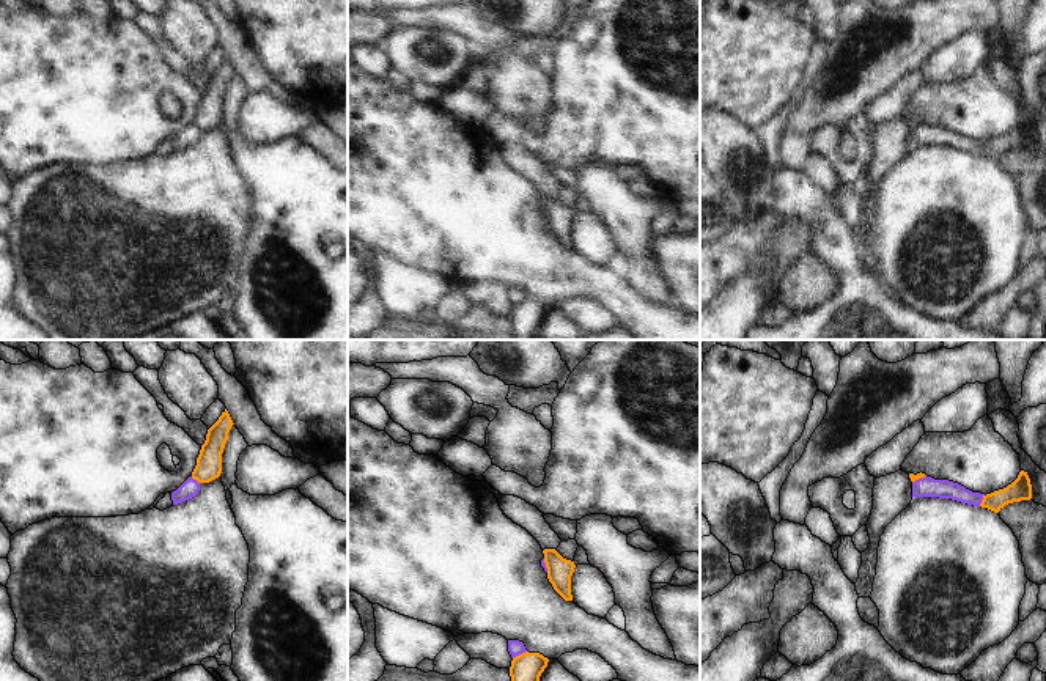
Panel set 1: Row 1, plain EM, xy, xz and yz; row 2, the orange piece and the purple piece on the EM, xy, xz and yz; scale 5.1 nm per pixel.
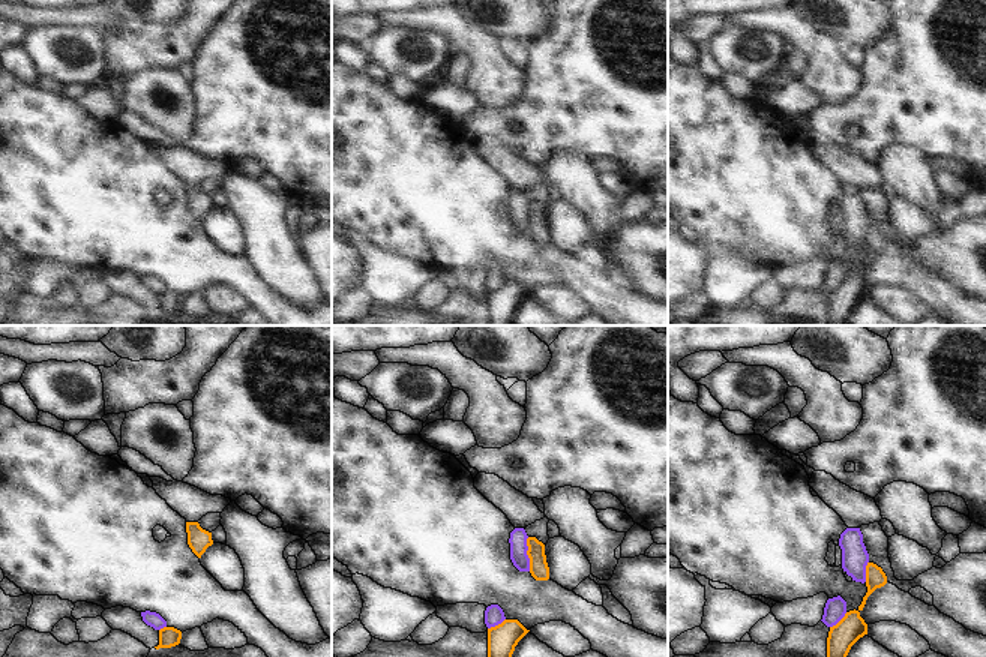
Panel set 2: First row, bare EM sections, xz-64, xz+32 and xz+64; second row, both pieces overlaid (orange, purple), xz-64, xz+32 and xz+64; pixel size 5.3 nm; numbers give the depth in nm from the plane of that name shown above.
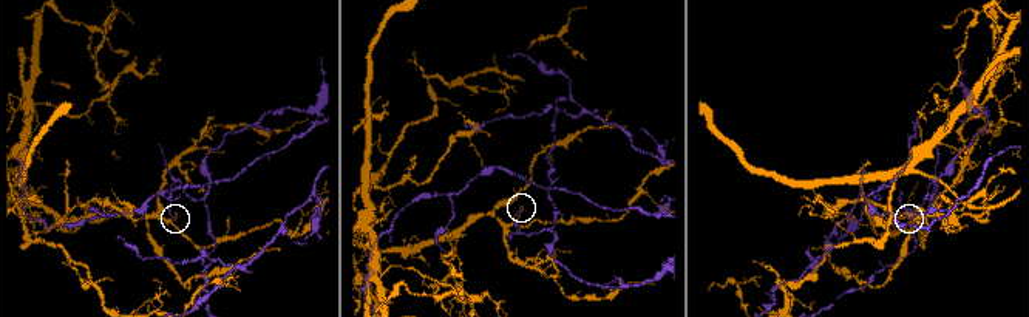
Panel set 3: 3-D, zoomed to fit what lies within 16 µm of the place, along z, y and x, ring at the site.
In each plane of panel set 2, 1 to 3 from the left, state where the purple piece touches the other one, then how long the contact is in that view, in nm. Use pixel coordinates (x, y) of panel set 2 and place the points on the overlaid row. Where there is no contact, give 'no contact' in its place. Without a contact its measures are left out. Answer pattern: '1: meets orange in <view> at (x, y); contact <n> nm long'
1: meets orange in xz-64 at (164, 627); contact 50 nm long
2: meets orange in xz+32 at (527, 554); contact 180 nm long
3: meets orange in xz+64 at (866, 572); contact 110 nm long

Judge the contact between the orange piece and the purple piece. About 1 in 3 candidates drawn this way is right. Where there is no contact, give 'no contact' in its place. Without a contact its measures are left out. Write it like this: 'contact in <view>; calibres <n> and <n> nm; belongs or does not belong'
contact in xz; calibres 160 and 80 nm; does not belong

